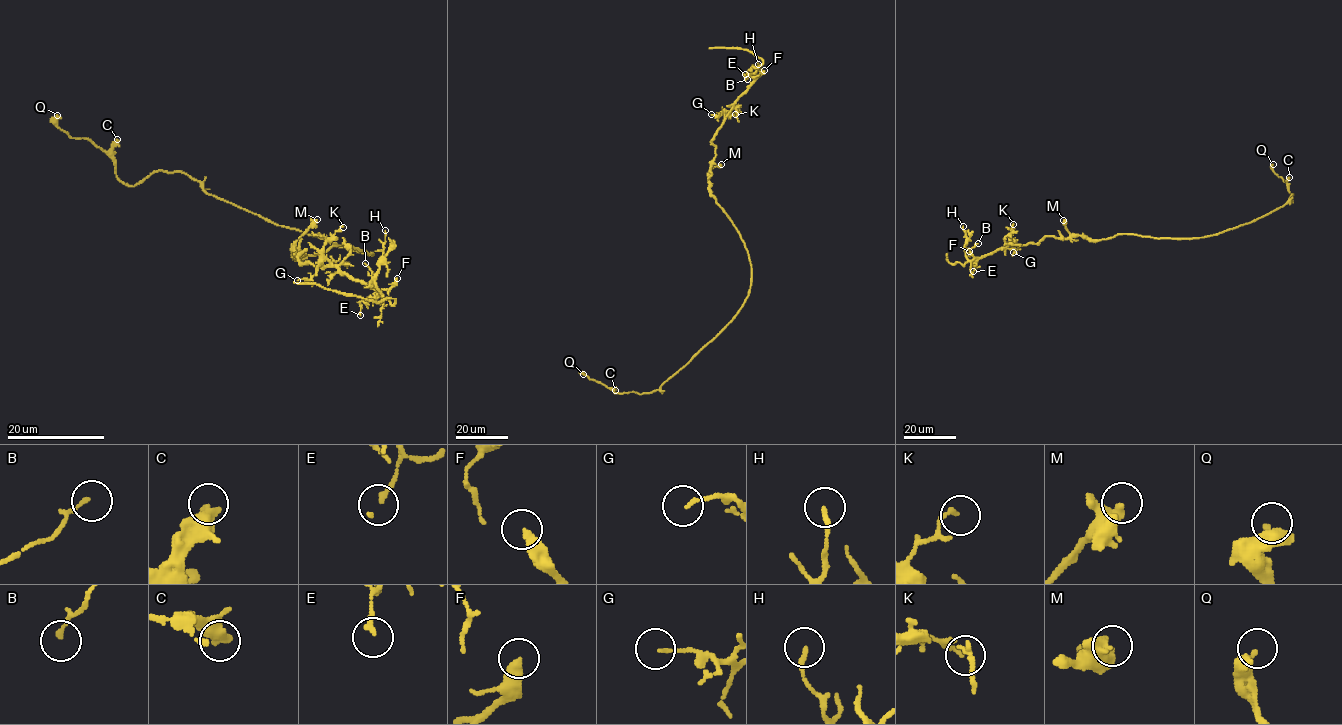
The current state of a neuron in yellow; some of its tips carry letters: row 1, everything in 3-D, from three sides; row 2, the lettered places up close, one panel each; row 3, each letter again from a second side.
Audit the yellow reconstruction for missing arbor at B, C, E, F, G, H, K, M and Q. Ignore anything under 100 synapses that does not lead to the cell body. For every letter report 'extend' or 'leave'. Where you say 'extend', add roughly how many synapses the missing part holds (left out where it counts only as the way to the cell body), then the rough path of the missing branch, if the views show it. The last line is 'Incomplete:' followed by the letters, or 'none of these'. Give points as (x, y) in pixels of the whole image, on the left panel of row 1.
B: leave
C: leave
E: leave
F: leave
G: leave
H: leave
K: leave
M: leave
Q: leave
Incomplete: none of these

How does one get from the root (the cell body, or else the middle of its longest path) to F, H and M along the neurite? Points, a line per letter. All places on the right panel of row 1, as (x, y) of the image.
F: (1149, 236), (1118, 233), (1101, 240), (1080, 235), (1045, 236), (1036, 243), (1006, 245), (979, 258), (969, 251)
H: (1149, 236), (1118, 233), (1101, 240), (1080, 235), (1045, 236), (1036, 243), (1006, 245), (969, 260), (963, 226)
M: (1149, 236), (1118, 233), (1090, 240), (1071, 234), (1063, 220)

